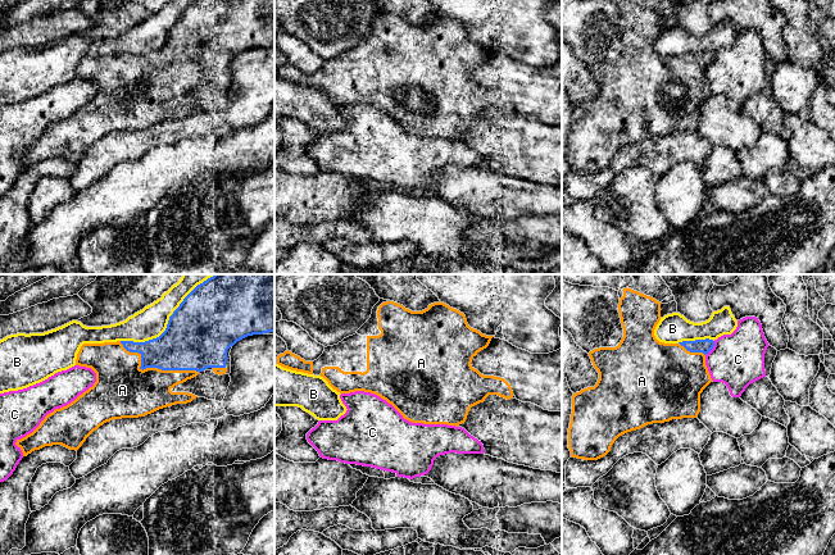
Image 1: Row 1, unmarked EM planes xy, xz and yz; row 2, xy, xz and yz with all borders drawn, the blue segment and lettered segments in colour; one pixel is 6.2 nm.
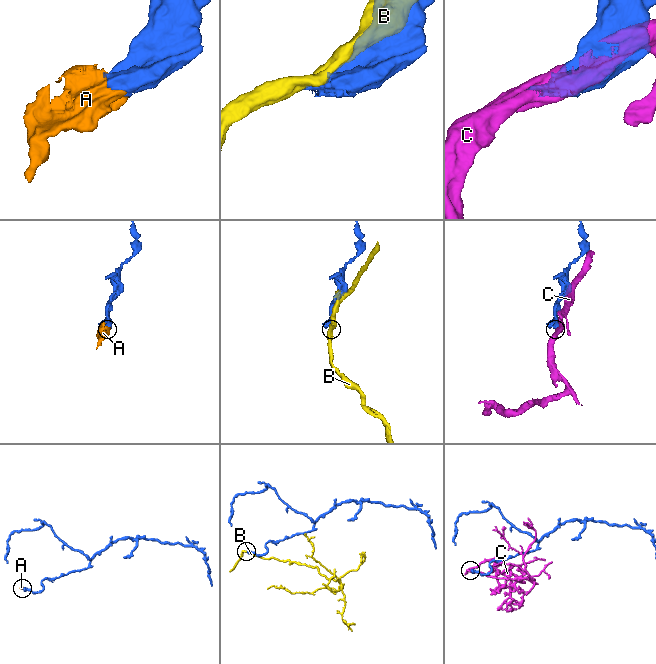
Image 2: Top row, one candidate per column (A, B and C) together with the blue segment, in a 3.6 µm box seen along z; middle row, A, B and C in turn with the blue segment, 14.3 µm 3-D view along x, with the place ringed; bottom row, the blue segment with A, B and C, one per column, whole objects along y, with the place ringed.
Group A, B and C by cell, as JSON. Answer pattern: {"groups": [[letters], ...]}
{"groups": [["A"], ["B"], ["C"]]}

